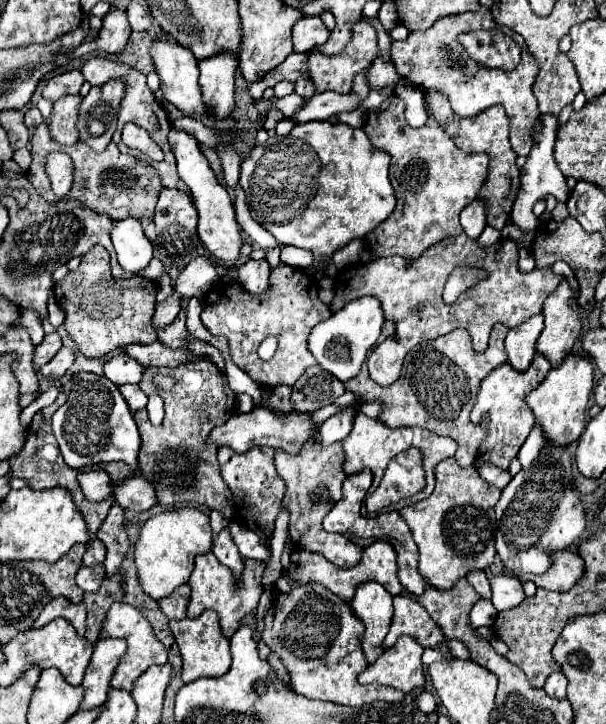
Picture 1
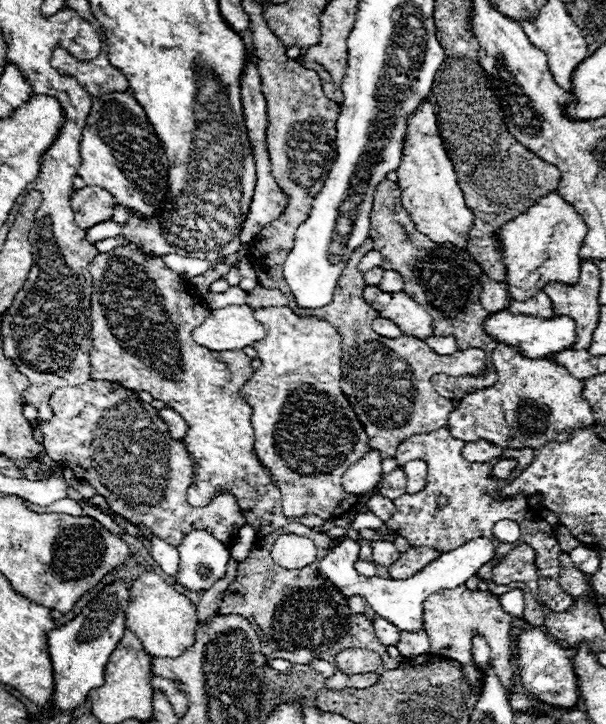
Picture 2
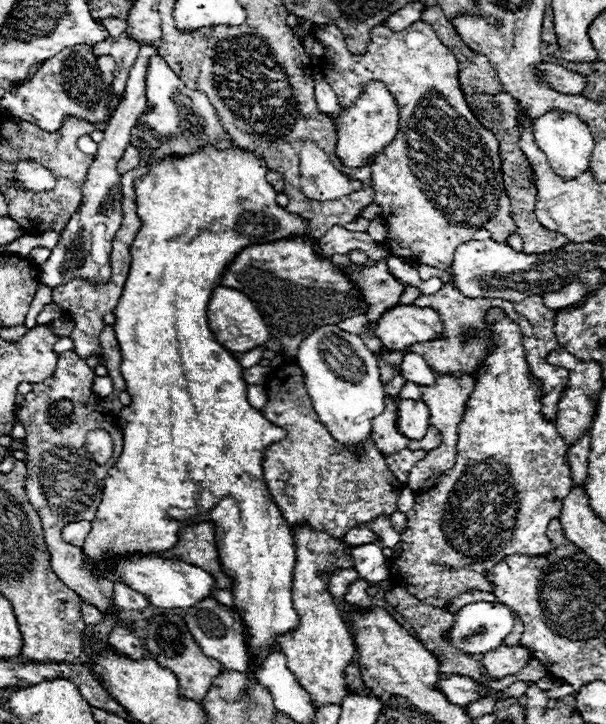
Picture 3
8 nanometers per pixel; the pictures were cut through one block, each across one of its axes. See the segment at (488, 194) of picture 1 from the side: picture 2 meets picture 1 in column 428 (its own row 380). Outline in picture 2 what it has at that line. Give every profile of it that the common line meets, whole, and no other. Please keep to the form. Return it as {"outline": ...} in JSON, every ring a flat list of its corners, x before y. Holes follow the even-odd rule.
{"outline":[[88,380,82,386,56,388,50,396,50,408,54,412,54,418,48,424,40,424,46,454,52,460,60,462,62,468,70,468,76,478,90,482,98,490,98,494,106,498,108,506,114,512,148,526,160,540,168,542,170,546,180,546,182,538,192,530,206,530,226,544,234,540,238,528,246,522,236,496,230,492,218,492,204,508,194,508,186,502,186,490,190,486,194,468,192,458,184,448,184,442,172,440,168,430,164,430,166,424,164,420,160,420,158,410,152,404,138,400,138,394,134,390,126,390,122,386,118,390,112,390,112,382,108,380]]}

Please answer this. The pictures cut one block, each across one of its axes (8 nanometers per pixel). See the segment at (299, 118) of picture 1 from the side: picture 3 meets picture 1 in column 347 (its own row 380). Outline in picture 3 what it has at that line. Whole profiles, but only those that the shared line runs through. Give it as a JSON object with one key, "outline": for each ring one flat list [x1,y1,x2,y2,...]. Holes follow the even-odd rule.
{"outline":[[96,376,94,384,92,384,92,390,94,390,100,398,104,398,104,396,108,396,108,394,112,392,112,380,110,380,108,376]]}

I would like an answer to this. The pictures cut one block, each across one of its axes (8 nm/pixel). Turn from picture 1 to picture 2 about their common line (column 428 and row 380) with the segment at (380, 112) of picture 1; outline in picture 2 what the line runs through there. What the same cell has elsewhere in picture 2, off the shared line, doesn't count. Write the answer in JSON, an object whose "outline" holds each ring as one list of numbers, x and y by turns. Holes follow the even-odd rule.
{"outline":[[134,244,120,246,112,252,98,254,90,264,90,272,94,278,92,286,92,352,90,352,90,368,92,378,96,380,118,380,128,390,144,390,154,396,154,400,168,402,170,408,180,412,184,420,188,420,188,436,182,440,194,458,194,476,188,488,188,502,192,506,204,506,216,494,218,488,228,488,236,498,240,508,244,510,246,522,262,534,270,534,290,522,300,522,308,528,322,526,322,518,316,515,294,516,286,518,282,514,280,492,274,482,268,478,266,470,260,466,256,456,252,454,254,446,254,428,251,424,252,410,240,398,240,388,252,376,251,358,243,350,222,350,212,352,194,342,192,330,198,328,210,310,202,304,198,296,188,290,188,282,182,276,172,272,158,256,146,258,142,250]]}

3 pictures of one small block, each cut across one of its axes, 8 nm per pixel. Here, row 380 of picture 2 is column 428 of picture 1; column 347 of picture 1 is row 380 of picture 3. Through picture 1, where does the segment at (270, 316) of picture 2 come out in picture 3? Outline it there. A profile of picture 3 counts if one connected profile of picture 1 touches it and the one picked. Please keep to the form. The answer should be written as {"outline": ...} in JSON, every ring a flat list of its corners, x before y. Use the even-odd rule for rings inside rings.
{"outline":[[294,362,276,368,266,384,268,404,262,412,272,424,284,426,288,436,268,448,264,456,264,478,286,522,290,526,296,522,298,526,308,524,318,532,342,538,360,522,368,522,378,514,394,514,402,482,394,482,394,476,374,442,368,440,362,458,354,458,348,450,336,444,328,428,318,420,304,386,302,370],[338,518,344,518,344,522,338,524]]}

